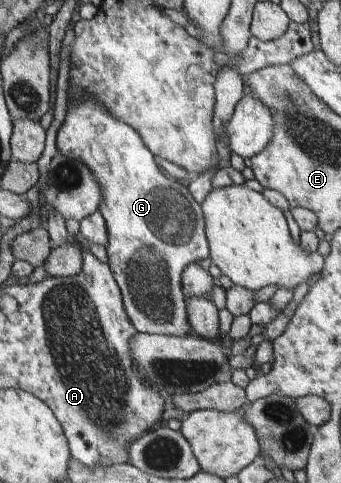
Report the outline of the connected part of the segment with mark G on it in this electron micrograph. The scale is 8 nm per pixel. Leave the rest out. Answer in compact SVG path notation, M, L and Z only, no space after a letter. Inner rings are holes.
M85 97L80 101L70 100L72 104L68 104L68 111L66 112L65 121L59 128L56 136L57 152L72 157L76 160L81 160L95 175L95 179L99 181L102 187L103 199L99 204L99 211L104 215L107 222L107 231L109 234L109 241L107 244L107 251L109 254L109 265L114 271L116 280L119 282L120 288L123 290L123 299L127 307L127 313L131 318L132 324L136 327L138 333L150 333L151 335L174 335L175 337L185 337L193 333L191 320L187 311L186 295L183 291L183 272L188 265L199 260L204 260L211 256L211 246L207 237L207 223L205 222L205 214L203 206L194 200L194 195L190 194L190 190L183 186L177 180L170 179L162 168L154 162L156 160L155 154L146 146L144 139L138 134L135 128L129 124L118 120L115 116L110 114L110 111L103 104L97 103L95 97Z

